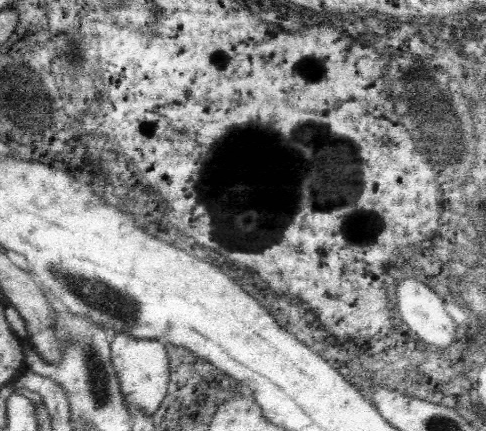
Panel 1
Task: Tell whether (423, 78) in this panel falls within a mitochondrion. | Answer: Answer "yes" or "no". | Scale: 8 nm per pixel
yes

